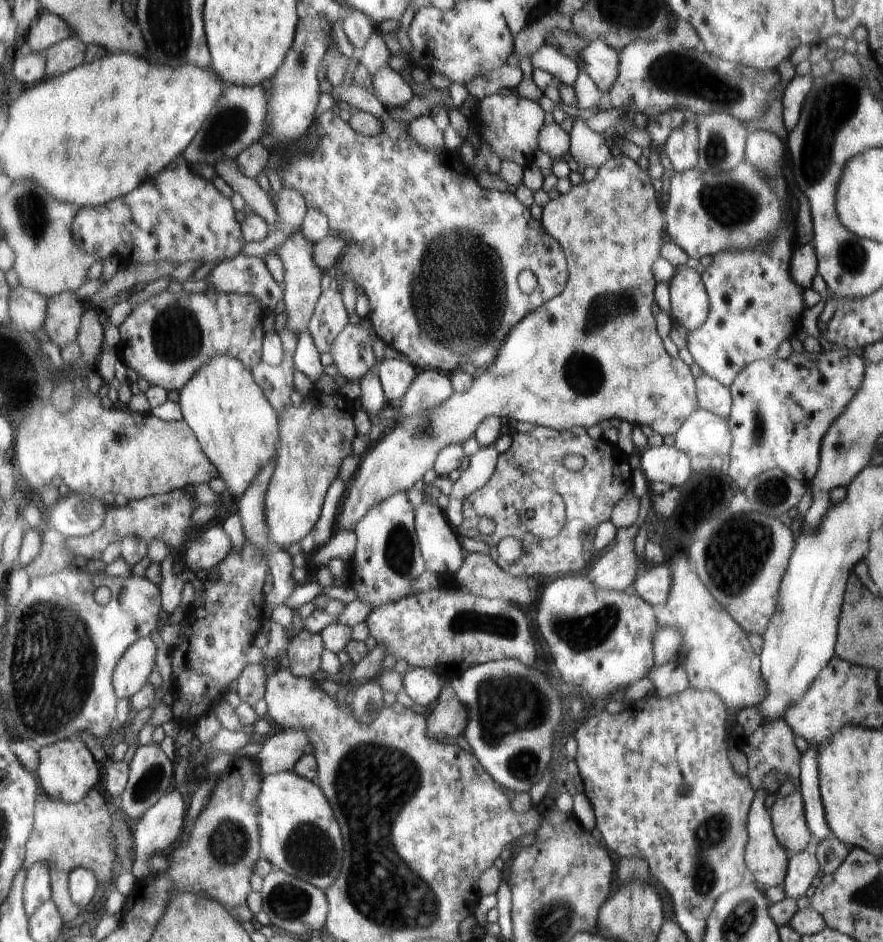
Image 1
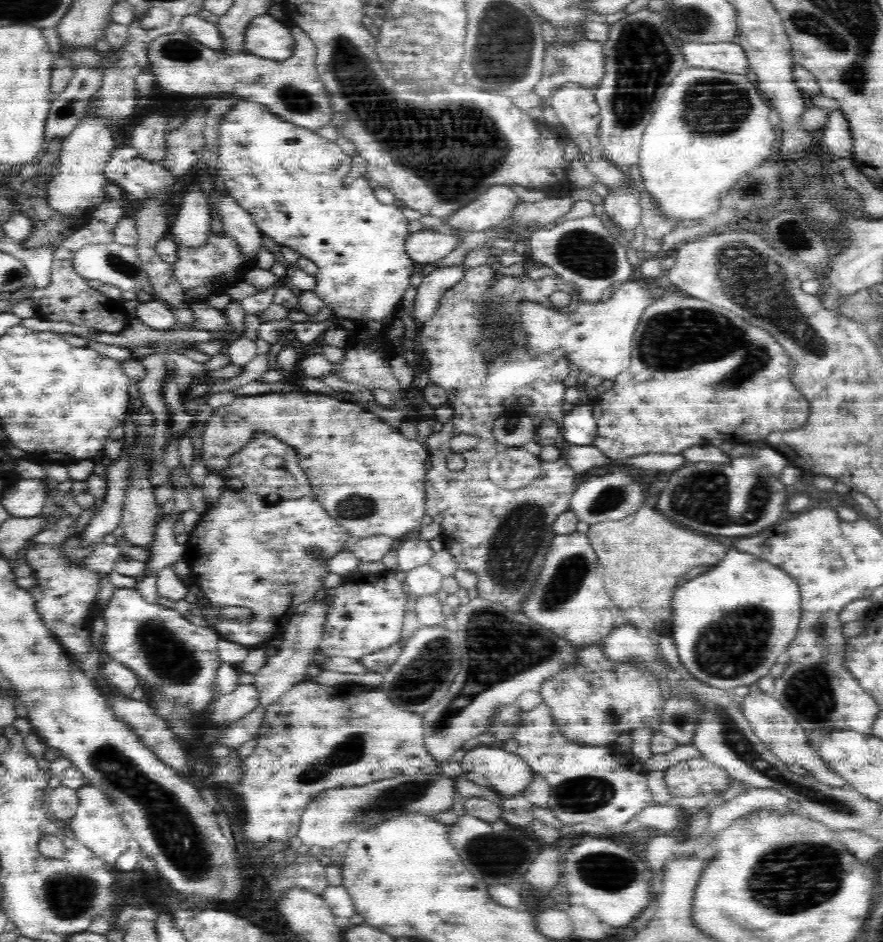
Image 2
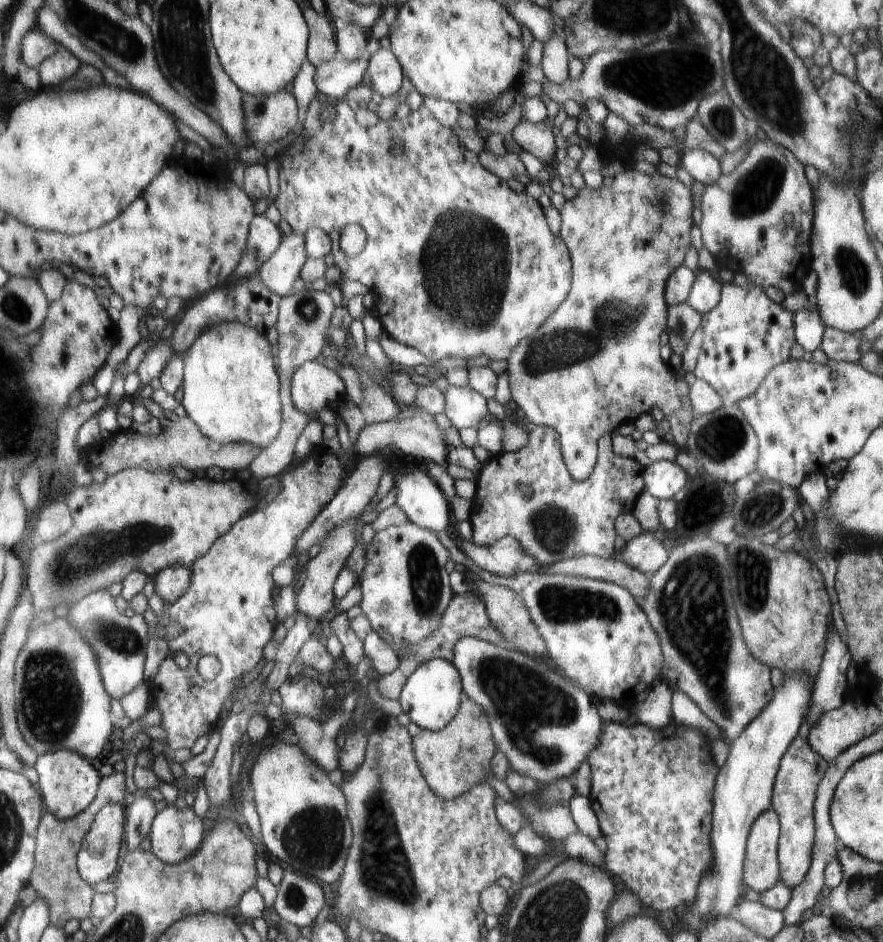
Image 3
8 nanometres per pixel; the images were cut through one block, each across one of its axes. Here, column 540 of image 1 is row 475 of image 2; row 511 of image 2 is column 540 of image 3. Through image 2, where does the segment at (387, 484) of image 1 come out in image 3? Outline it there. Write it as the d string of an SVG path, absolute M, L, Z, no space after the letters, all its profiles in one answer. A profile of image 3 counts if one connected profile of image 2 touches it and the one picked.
M634 168L620 172L620 174L613 176L613 179L610 186L602 185L598 190L593 190L585 185L572 200L566 201L566 204L562 206L562 210L559 212L562 220L560 236L565 241L571 258L572 284L570 292L567 299L554 310L554 314L538 328L534 335L530 336L529 344L522 344L522 348L518 348L518 352L513 352L513 355L506 362L508 364L506 372L508 372L508 382L510 382L511 399L516 402L522 413L524 412L524 421L558 430L565 464L568 466L573 479L583 483L596 470L597 444L600 439L605 434L612 434L612 430L616 426L620 426L622 422L626 422L626 418L633 422L634 418L638 418L642 414L658 412L658 408L660 408L669 422L669 430L672 432L675 444L682 450L689 448L689 434L696 418L692 414L693 403L688 400L688 384L684 382L684 378L678 380L678 376L674 376L674 372L660 358L660 350L662 350L662 345L665 344L665 338L670 328L670 303L666 300L668 280L677 268L684 265L688 248L694 246L694 212L698 212L698 204L694 202L694 188L690 184L683 184L682 180L678 180L676 177L670 178L670 176L664 176L660 173L648 175Z

